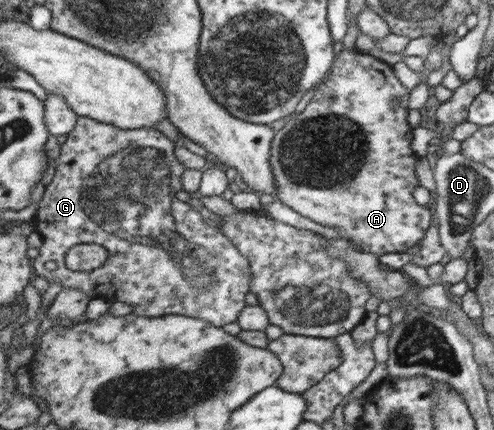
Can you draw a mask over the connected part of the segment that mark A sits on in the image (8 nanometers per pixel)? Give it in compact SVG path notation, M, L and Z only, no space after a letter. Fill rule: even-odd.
M356 49L340 50L330 77L314 90L306 108L274 133L269 163L276 198L300 216L335 228L339 236L347 236L364 253L404 253L406 248L414 246L428 228L430 212L412 198L412 190L418 186L414 174L418 160L412 150L408 152L408 93L384 61ZM394 99L397 105L392 108Z

